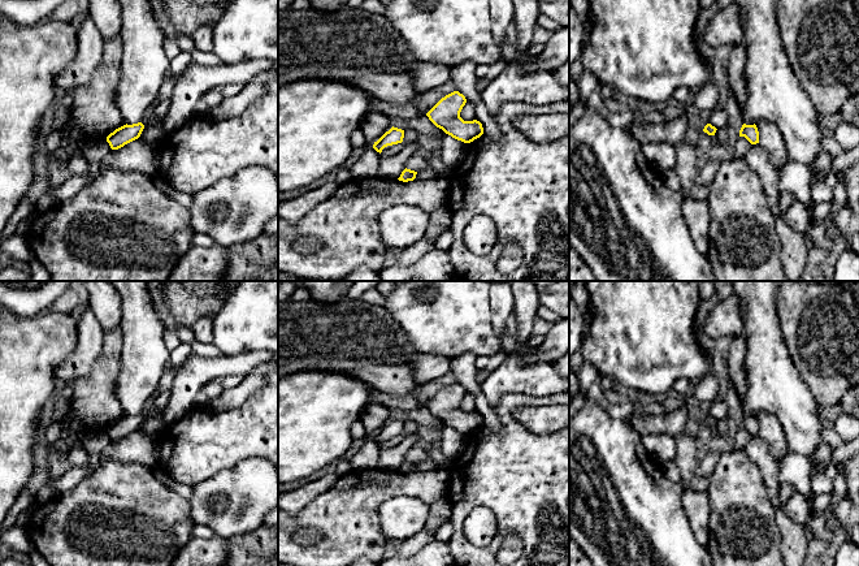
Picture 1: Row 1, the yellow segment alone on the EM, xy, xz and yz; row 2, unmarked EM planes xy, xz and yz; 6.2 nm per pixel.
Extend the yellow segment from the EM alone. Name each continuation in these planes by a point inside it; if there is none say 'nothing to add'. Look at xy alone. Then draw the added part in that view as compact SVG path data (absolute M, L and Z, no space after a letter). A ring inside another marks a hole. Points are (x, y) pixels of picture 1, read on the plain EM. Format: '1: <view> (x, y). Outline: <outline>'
nothing to add

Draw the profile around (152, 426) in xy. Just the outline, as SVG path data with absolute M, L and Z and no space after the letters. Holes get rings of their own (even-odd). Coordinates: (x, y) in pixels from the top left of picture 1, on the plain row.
M155 409L155 411L151 415L144 418L139 429L140 432L156 440L162 432L164 427L165 423L161 416L161 412L157 409Z

